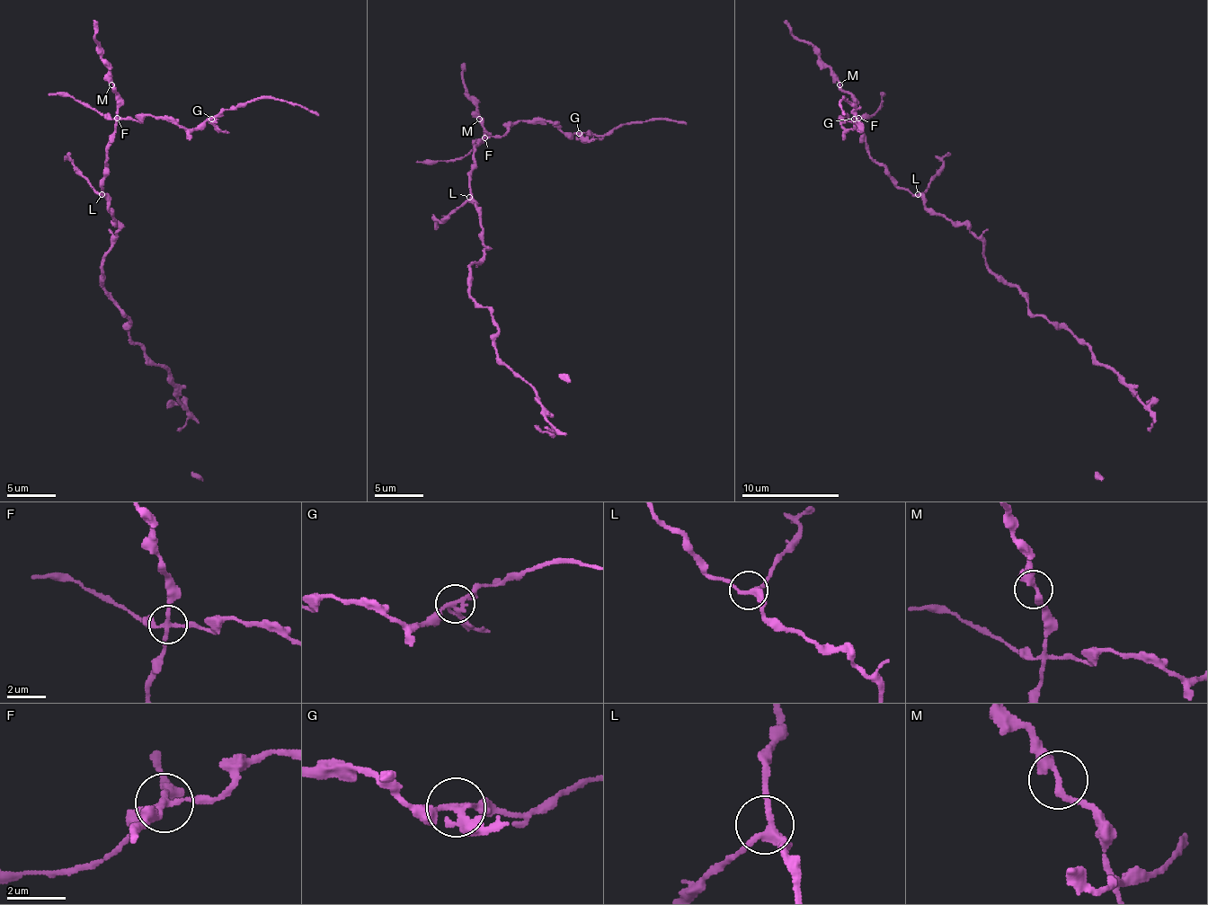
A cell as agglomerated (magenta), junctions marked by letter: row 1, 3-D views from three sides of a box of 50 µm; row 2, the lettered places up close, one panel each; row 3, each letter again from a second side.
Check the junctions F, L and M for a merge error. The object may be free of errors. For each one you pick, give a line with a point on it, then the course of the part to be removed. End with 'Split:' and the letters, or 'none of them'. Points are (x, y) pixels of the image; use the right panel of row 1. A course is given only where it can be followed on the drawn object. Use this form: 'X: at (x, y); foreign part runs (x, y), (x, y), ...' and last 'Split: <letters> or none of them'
F: at (858, 118); foreign part runs (859, 119), (854, 121), (842, 116), (844, 128), (854, 126), (857, 109), (847, 99), (839, 104), (844, 116)
Split: F

